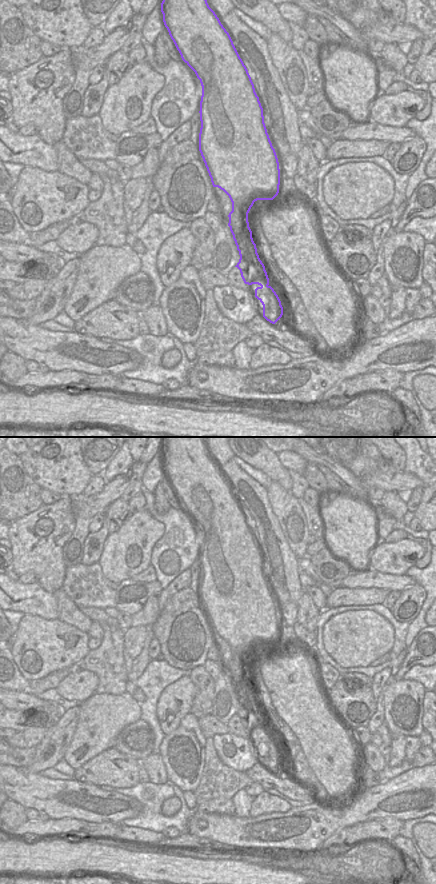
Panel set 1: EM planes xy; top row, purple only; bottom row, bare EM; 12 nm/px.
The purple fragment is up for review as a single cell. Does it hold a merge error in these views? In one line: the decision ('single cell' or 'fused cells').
fused cells

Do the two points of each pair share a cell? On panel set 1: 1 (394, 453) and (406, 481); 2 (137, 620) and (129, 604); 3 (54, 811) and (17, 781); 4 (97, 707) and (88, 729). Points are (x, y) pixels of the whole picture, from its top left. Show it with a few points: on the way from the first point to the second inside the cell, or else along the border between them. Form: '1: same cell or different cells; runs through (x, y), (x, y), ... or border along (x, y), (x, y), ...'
1: different cells; border along (382, 458), (396, 470), (404, 471)
2: different cells; border along (150, 596), (143, 607), (131, 616)
3: same cell; runs through (45, 802), (34, 791), (26, 789)
4: same cell; runs through (97, 712), (97, 720), (93, 724)

